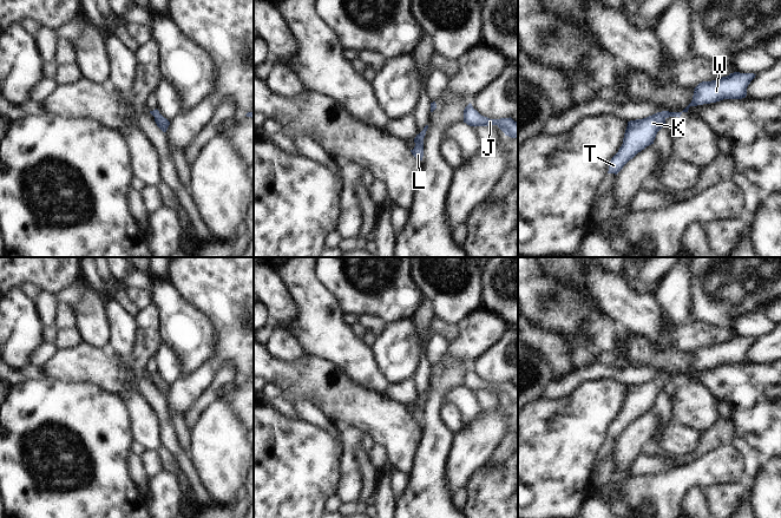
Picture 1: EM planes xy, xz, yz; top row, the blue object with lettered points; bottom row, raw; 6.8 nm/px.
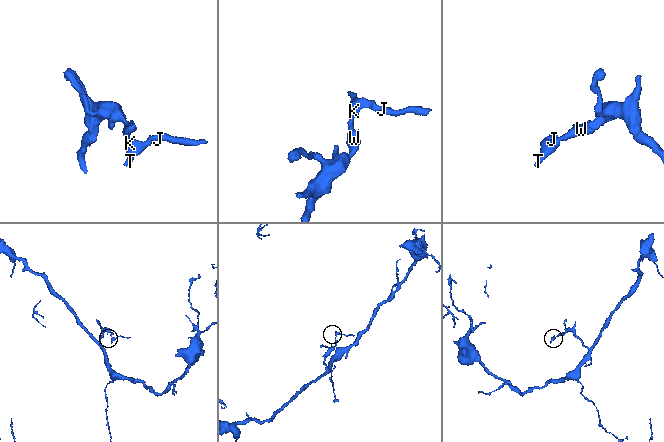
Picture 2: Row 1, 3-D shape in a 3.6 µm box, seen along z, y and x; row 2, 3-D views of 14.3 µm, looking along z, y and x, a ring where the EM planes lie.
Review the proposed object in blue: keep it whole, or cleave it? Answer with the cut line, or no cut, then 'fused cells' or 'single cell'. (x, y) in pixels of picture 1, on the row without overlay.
no cut | single cell

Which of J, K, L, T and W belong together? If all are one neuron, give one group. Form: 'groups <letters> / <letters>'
groups J K L T W

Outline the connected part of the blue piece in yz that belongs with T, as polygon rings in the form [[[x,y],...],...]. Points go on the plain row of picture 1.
[[[734,336],[711,346],[702,346],[694,354],[691,367],[682,376],[662,375],[643,383],[628,386],[623,408],[609,426],[608,438],[617,439],[638,417],[654,408],[657,396],[665,391],[669,381],[681,381],[690,371],[716,367],[723,363],[742,363],[754,337]]]

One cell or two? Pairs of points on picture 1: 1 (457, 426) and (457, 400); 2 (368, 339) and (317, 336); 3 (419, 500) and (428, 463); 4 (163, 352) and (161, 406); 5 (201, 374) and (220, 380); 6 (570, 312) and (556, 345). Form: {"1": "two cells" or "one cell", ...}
{"1": "two cells", "2": "two cells", "3": "one cell", "4": "two cells", "5": "two cells", "6": "two cells"}

